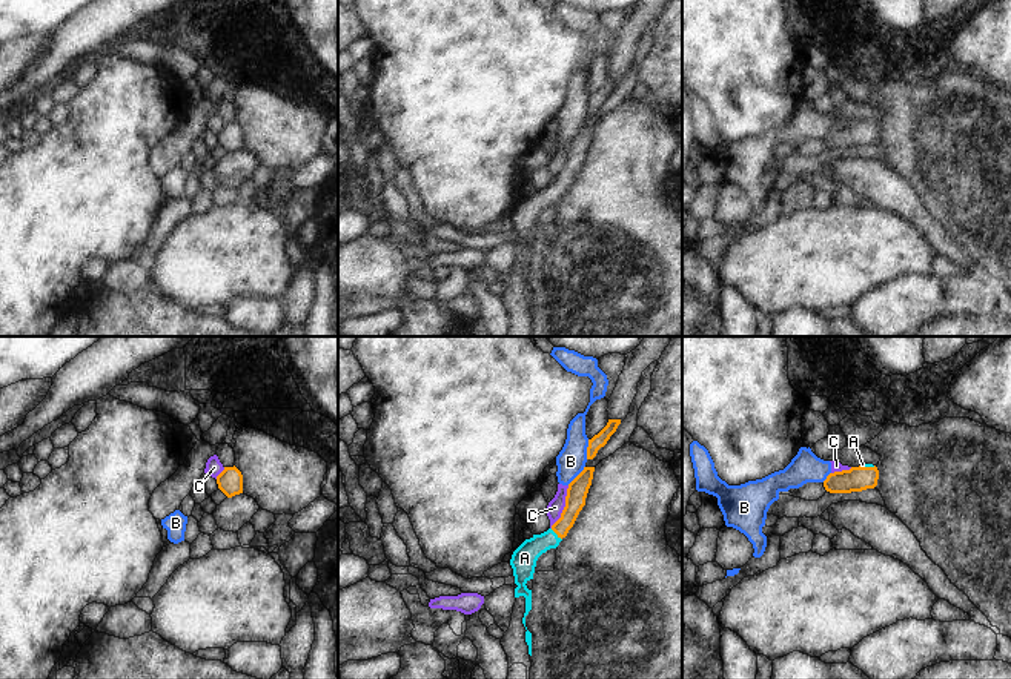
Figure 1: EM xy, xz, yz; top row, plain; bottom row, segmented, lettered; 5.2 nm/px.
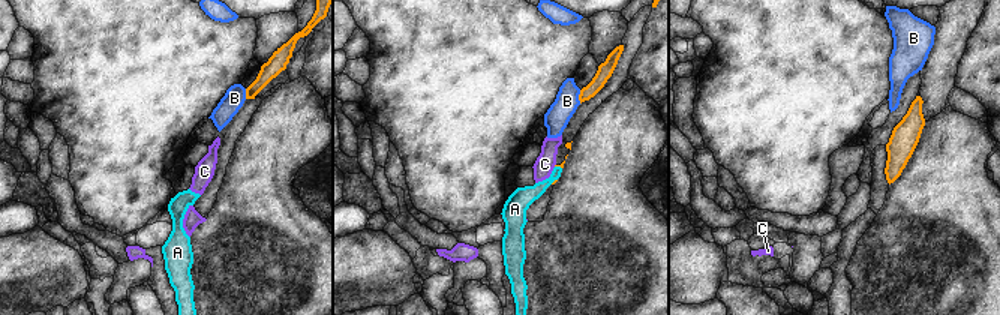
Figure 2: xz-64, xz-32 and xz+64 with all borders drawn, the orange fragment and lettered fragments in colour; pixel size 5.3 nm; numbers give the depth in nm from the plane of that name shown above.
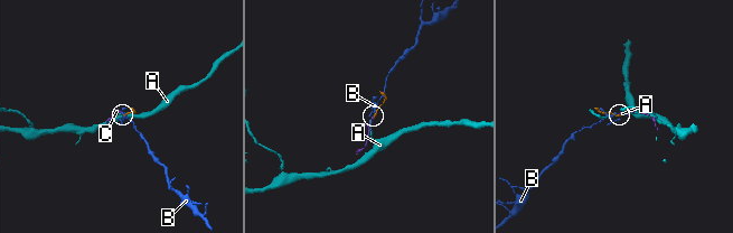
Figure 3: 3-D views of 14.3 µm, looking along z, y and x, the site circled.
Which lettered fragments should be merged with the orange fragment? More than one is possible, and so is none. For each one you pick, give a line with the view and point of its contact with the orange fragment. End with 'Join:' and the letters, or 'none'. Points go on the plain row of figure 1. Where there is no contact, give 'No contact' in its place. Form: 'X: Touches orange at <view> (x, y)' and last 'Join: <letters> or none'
A: Touches orange at xz (556, 189)
Join: A

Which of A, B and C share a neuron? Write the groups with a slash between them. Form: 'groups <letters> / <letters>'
groups A / B C

